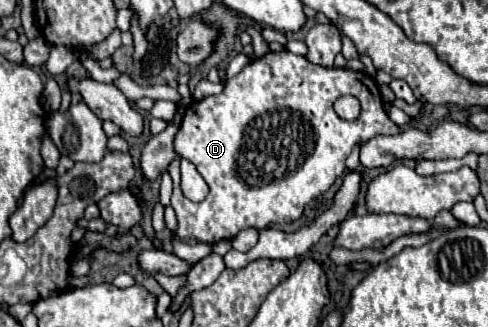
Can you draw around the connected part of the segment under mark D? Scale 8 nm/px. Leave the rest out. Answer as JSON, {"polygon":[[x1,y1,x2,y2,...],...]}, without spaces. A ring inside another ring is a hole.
{"polygon":[[288,50,268,52,266,56,246,64,218,96,208,96,188,106,180,130,174,140,176,152,190,160,200,176,206,180,210,192,206,200,192,202,180,188,180,162,174,160,168,166,168,174,174,182,172,208,178,218,178,238,194,238,214,244,218,240,230,240,244,228,262,230,268,224,294,222,302,216,306,204,326,192,344,170,344,162,356,144,364,144,378,134,398,134,400,128,388,118,380,96,380,86,366,72,354,72,348,68,324,68,308,62,304,56,296,56],[340,96,354,96,360,100,360,116,354,122,338,118,334,102]]}

